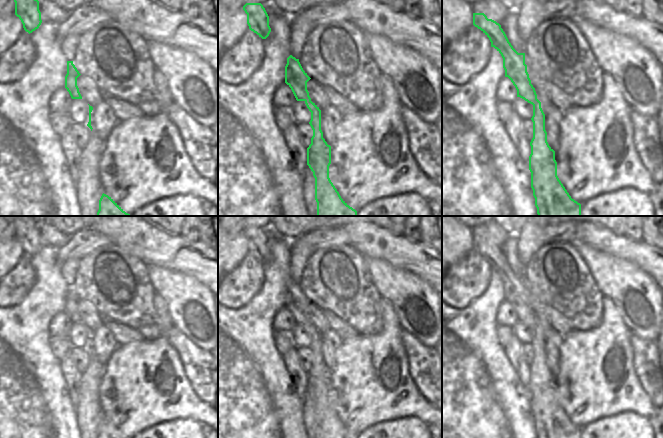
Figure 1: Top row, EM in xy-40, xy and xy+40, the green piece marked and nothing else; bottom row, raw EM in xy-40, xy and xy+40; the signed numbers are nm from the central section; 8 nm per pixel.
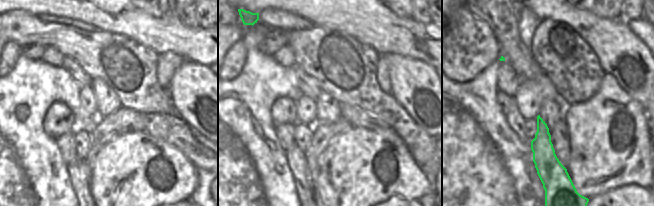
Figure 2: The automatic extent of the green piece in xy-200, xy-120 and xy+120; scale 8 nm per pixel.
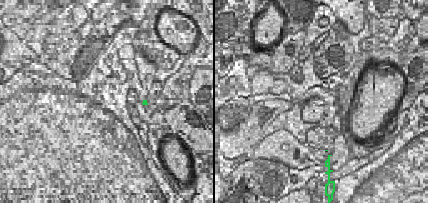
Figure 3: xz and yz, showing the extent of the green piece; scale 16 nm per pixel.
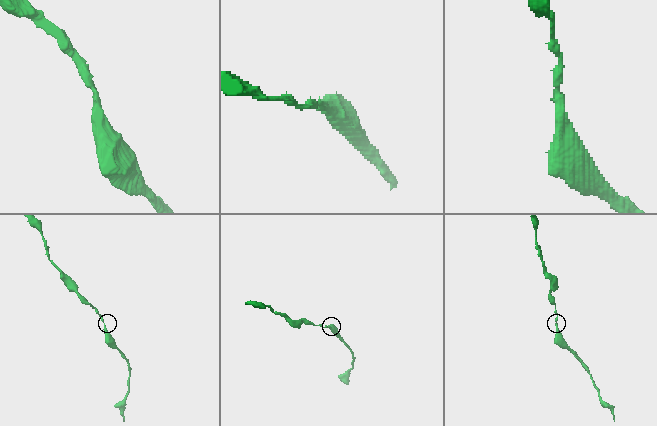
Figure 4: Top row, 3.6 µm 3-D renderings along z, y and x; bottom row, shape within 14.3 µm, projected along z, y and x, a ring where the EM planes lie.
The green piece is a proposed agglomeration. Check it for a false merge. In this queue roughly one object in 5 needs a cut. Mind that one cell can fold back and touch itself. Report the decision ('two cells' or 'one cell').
one cell

